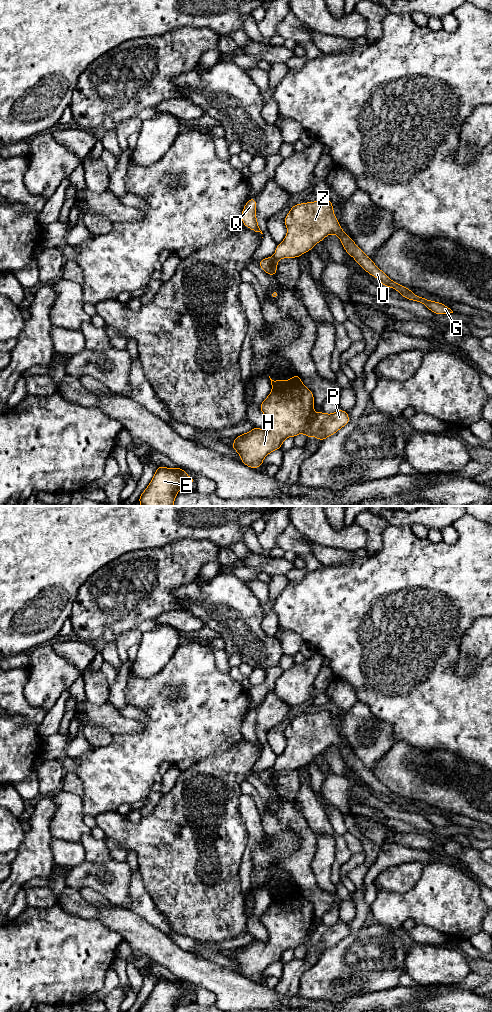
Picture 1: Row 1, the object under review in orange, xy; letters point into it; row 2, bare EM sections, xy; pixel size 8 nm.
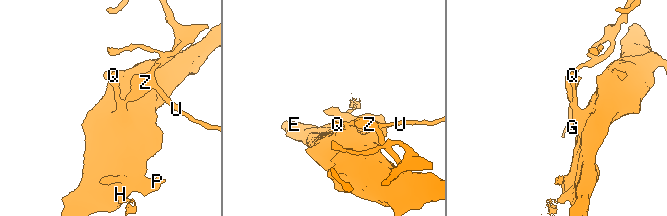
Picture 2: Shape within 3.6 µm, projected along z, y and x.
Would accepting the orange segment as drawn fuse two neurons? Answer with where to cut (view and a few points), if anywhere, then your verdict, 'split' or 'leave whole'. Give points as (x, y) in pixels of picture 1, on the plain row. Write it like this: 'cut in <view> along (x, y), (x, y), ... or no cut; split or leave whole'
cut in xy along (273, 768), (277, 773); split

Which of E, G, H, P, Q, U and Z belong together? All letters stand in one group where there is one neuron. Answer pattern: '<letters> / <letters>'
E H P Q / G U Z

